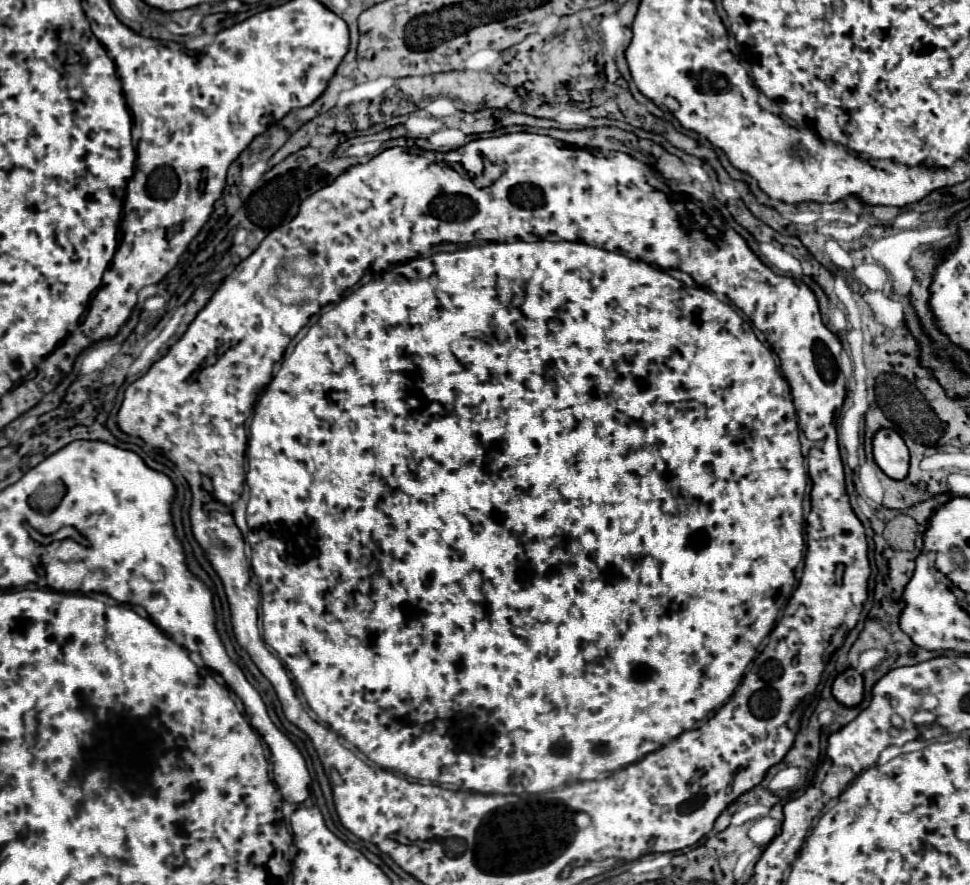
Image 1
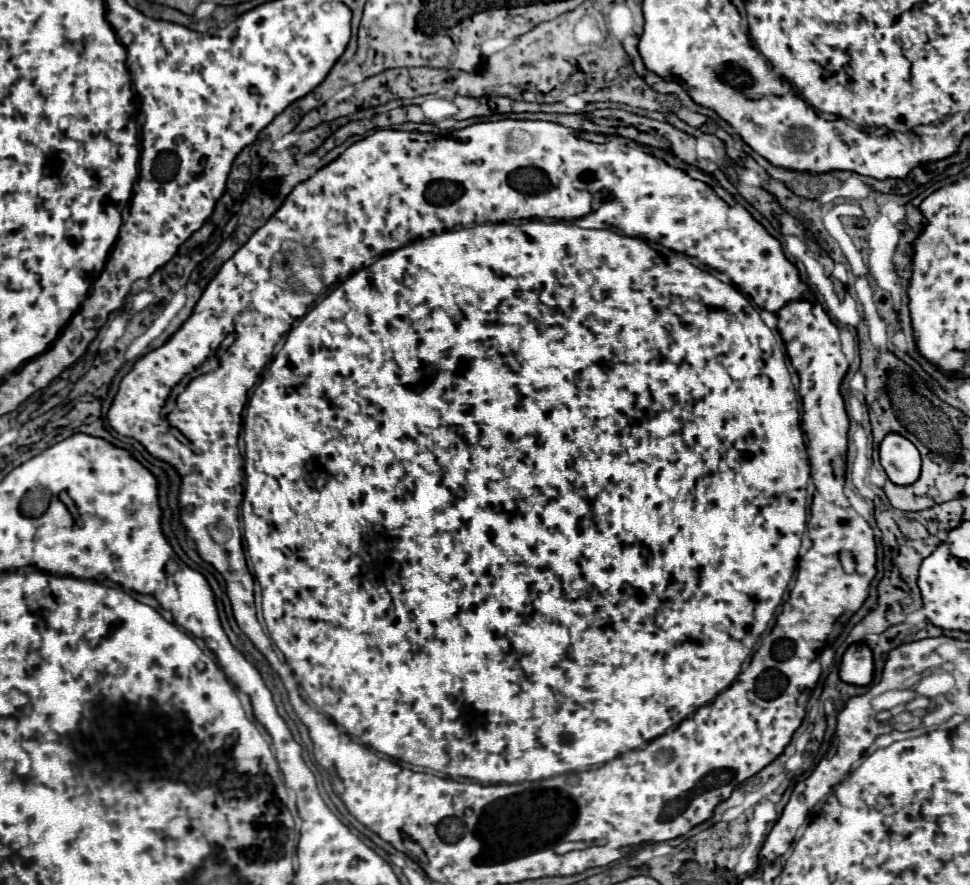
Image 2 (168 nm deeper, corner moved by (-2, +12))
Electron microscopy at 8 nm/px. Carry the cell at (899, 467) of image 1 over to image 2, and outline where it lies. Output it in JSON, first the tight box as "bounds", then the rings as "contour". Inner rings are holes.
{"bounds":[880,434,920,486],"contour":[[[888,434],[882,440],[880,464],[894,484],[908,486],[920,478],[920,452],[900,434]]]}

